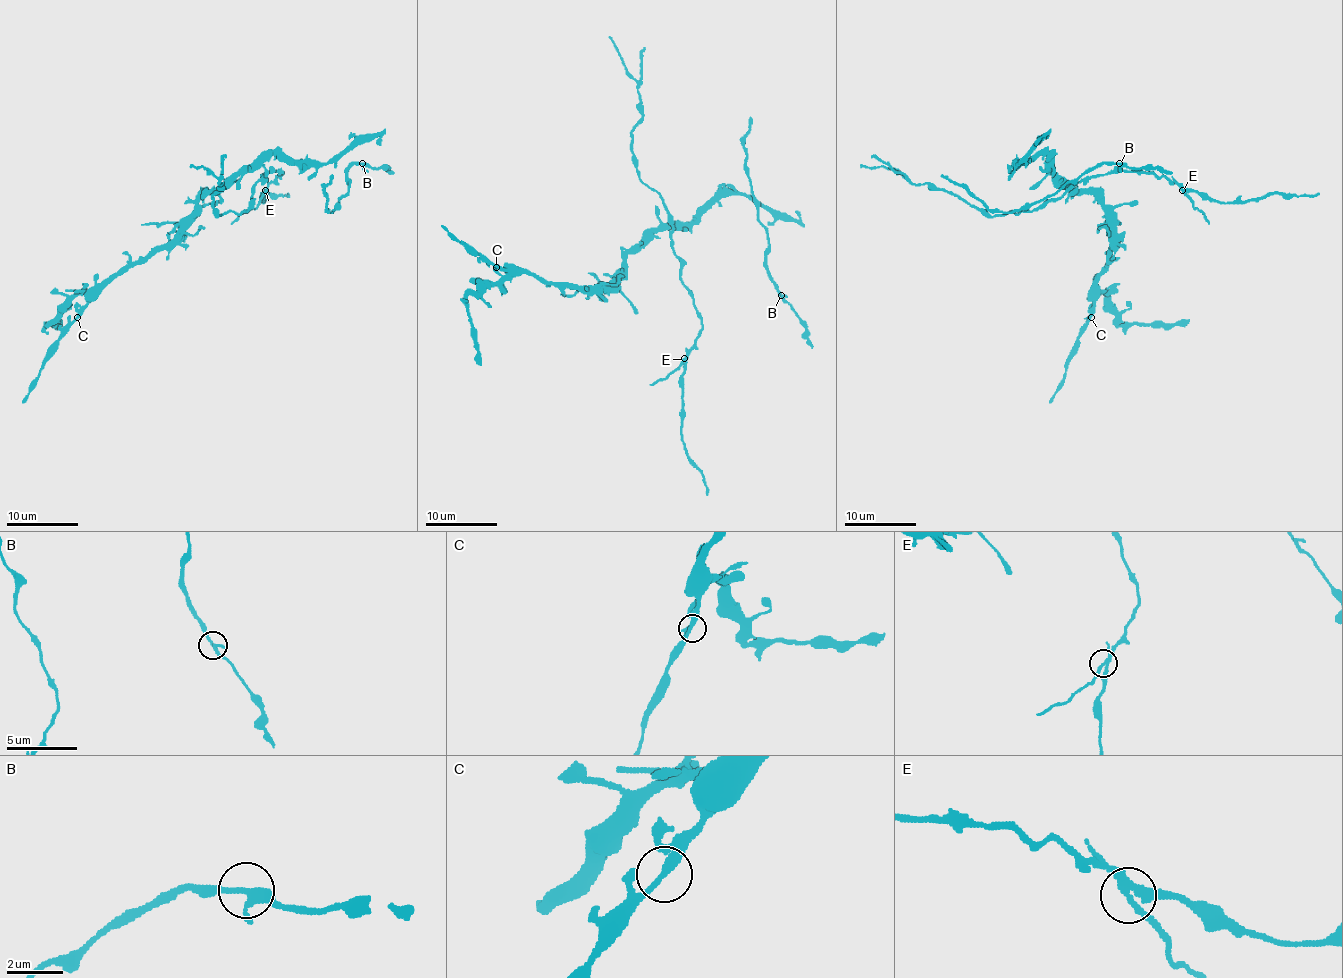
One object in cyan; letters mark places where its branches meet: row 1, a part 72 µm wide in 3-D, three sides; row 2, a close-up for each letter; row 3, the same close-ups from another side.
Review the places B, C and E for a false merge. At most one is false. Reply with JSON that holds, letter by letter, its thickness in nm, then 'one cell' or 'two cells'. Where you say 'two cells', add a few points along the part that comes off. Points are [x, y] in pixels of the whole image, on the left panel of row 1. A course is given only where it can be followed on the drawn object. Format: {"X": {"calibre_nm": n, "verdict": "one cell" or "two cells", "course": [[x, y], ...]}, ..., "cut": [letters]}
{"B": {"calibre_nm": 200, "verdict": "one cell"}, "C": {"calibre_nm": 240, "verdict": "one cell"}, "E": {"calibre_nm": 240, "verdict": "two cells", "course": [[265, 190], [258, 204], [231, 224]]}, "cut": ["E"]}

